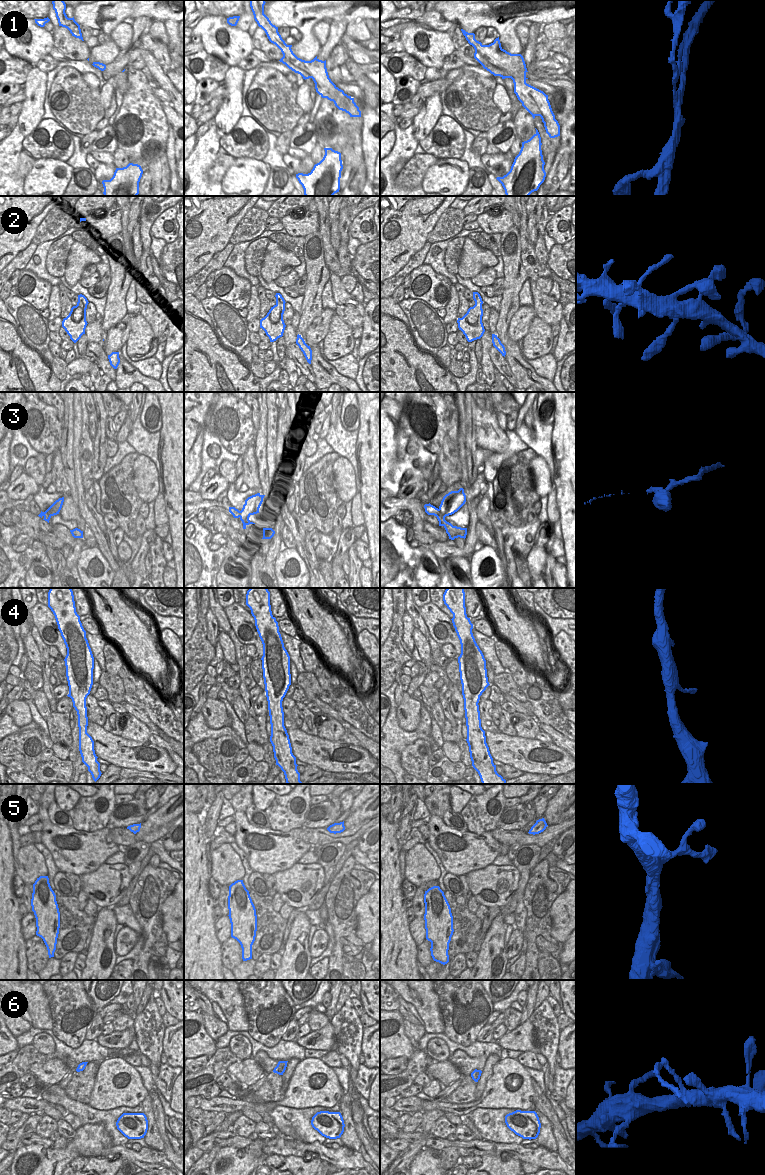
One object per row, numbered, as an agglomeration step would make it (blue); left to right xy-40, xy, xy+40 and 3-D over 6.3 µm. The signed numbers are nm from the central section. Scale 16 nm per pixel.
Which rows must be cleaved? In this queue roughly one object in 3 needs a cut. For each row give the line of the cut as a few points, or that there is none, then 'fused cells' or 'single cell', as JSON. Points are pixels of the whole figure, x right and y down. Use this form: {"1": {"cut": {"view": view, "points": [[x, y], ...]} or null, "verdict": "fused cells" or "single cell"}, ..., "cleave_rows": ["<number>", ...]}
{"1": {"cut": {"view": "xy", "points": [[277, 31], [274, 31], [269, 39]]}, "verdict": "fused cells"}, "2": {"cut": null, "verdict": "single cell"}, "3": {"cut": {"view": "xy+40", "points": [[438, 509], [444, 517]]}, "verdict": "fused cells"}, "4": {"cut": null, "verdict": "single cell"}, "5": {"cut": null, "verdict": "single cell"}, "6": {"cut": {"view": "xy", "points": [[285, 1068], [282, 1068], [277, 1073]]}, "verdict": "fused cells"}, "cleave_rows": ["1", "3", "6"]}

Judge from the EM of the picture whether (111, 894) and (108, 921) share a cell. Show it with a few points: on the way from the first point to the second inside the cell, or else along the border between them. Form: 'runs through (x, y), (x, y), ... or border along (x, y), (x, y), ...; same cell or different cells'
border along (99, 907), (110, 908); different cells

